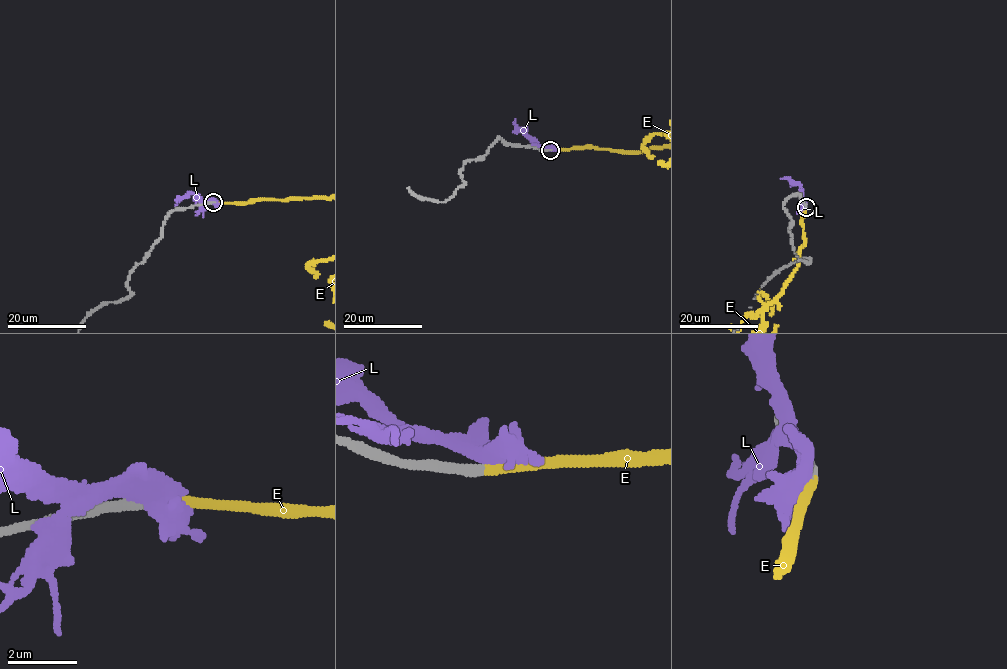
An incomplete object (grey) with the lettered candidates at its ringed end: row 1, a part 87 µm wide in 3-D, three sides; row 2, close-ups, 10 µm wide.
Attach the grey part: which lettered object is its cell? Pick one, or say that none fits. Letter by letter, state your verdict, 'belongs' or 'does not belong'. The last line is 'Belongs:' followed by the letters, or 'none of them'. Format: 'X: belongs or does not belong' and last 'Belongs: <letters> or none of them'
E: belongs
L: does not belong
Belongs: E

